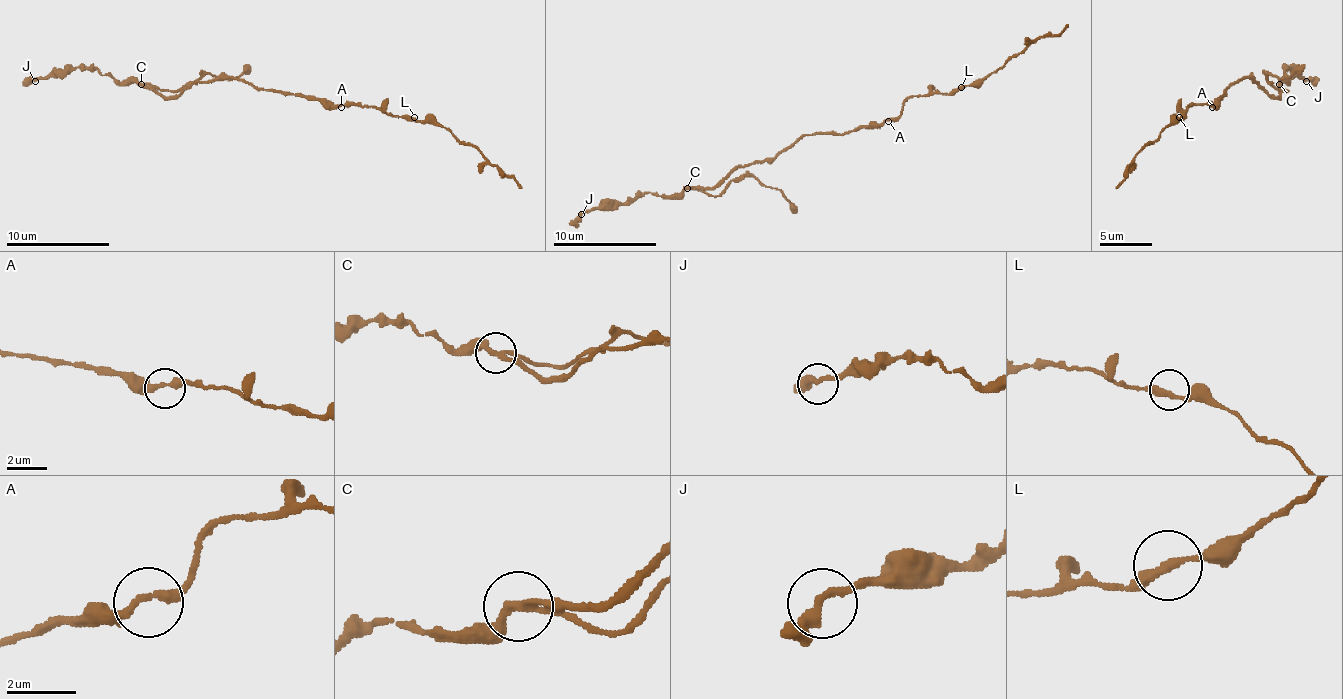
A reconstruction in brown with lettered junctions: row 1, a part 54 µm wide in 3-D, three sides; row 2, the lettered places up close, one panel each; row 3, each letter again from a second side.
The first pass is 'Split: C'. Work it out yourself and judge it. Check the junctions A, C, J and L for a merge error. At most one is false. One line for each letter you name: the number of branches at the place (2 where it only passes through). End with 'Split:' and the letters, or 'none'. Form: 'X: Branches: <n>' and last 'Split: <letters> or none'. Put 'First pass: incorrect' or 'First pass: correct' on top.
First pass: correct
C: Branches: 2
Split: C

